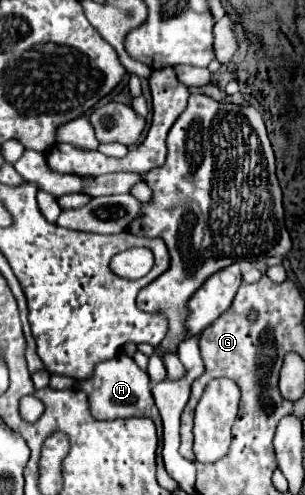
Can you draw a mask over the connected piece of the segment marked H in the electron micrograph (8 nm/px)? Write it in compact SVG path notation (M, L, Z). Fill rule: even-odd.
M120 355L110 361L98 363L94 375L80 383L80 389L90 399L90 411L96 419L120 419L120 417L148 417L156 423L158 435L162 435L162 419L154 405L154 397L150 393L148 373L142 371L132 357Z

